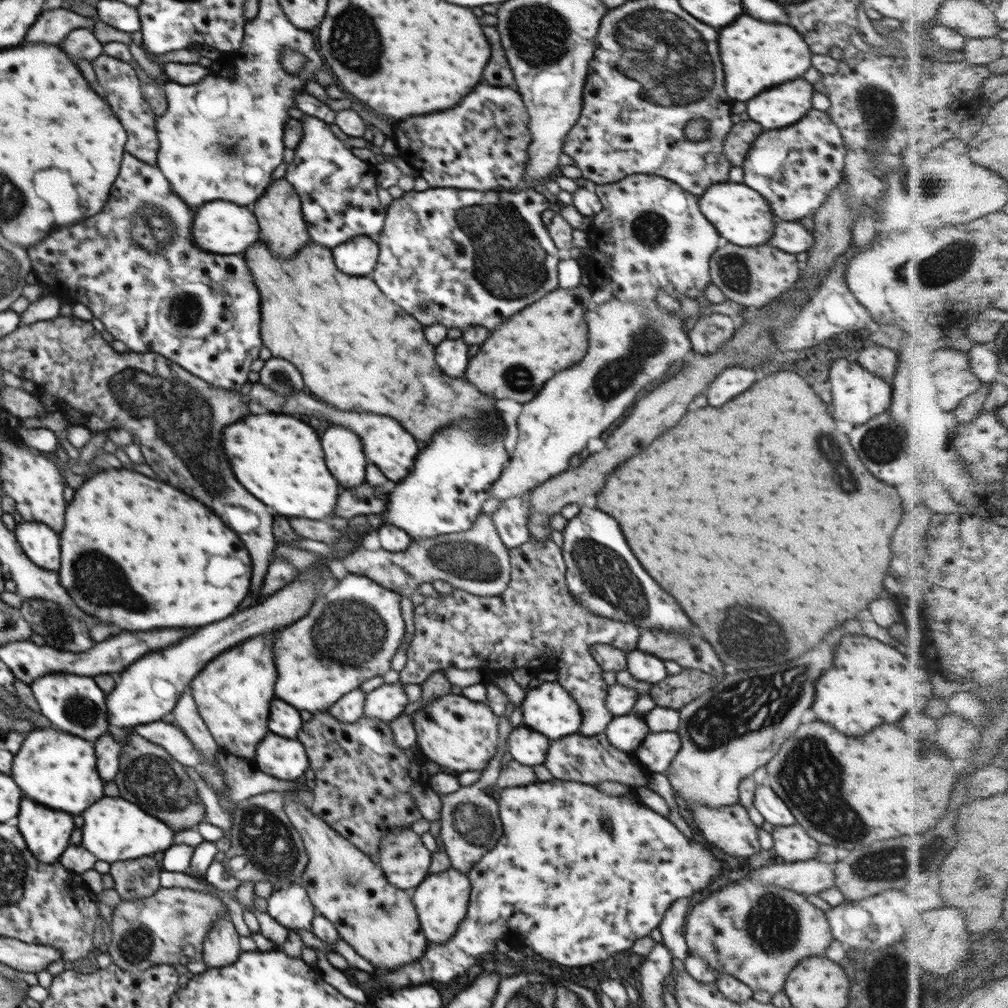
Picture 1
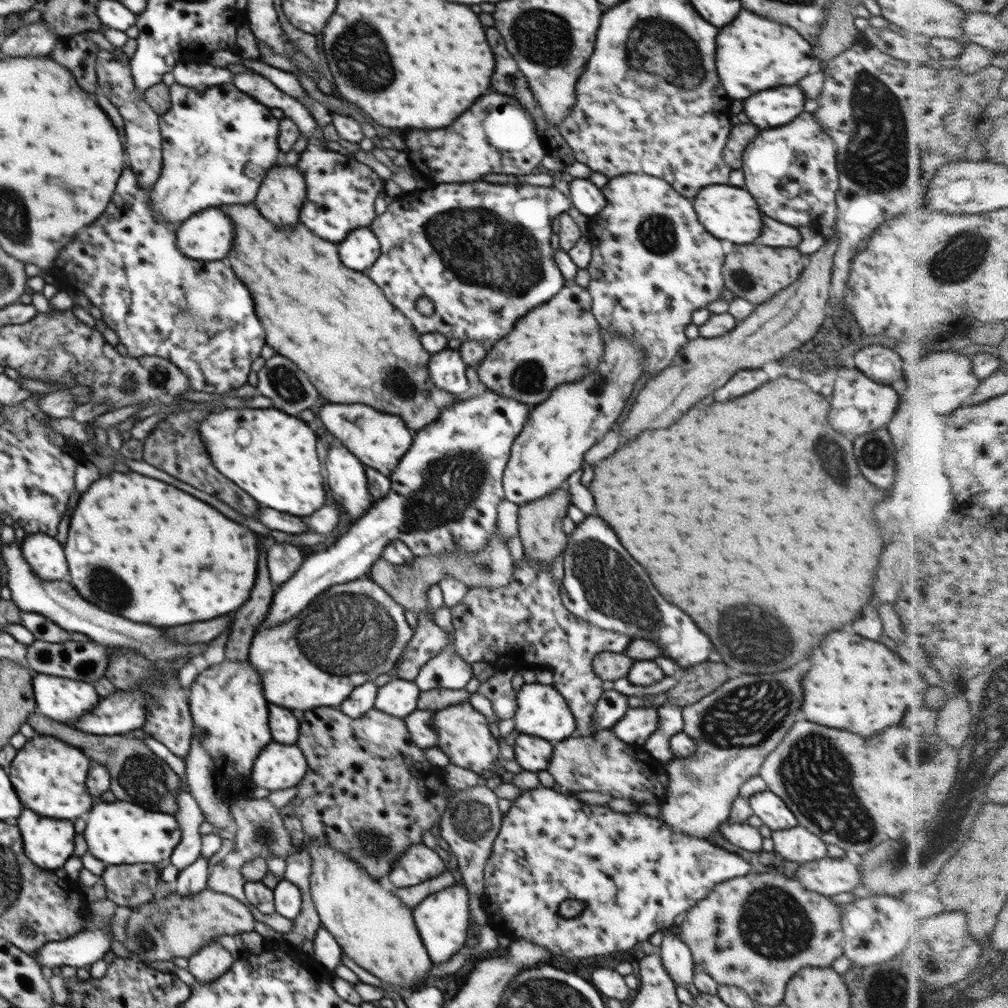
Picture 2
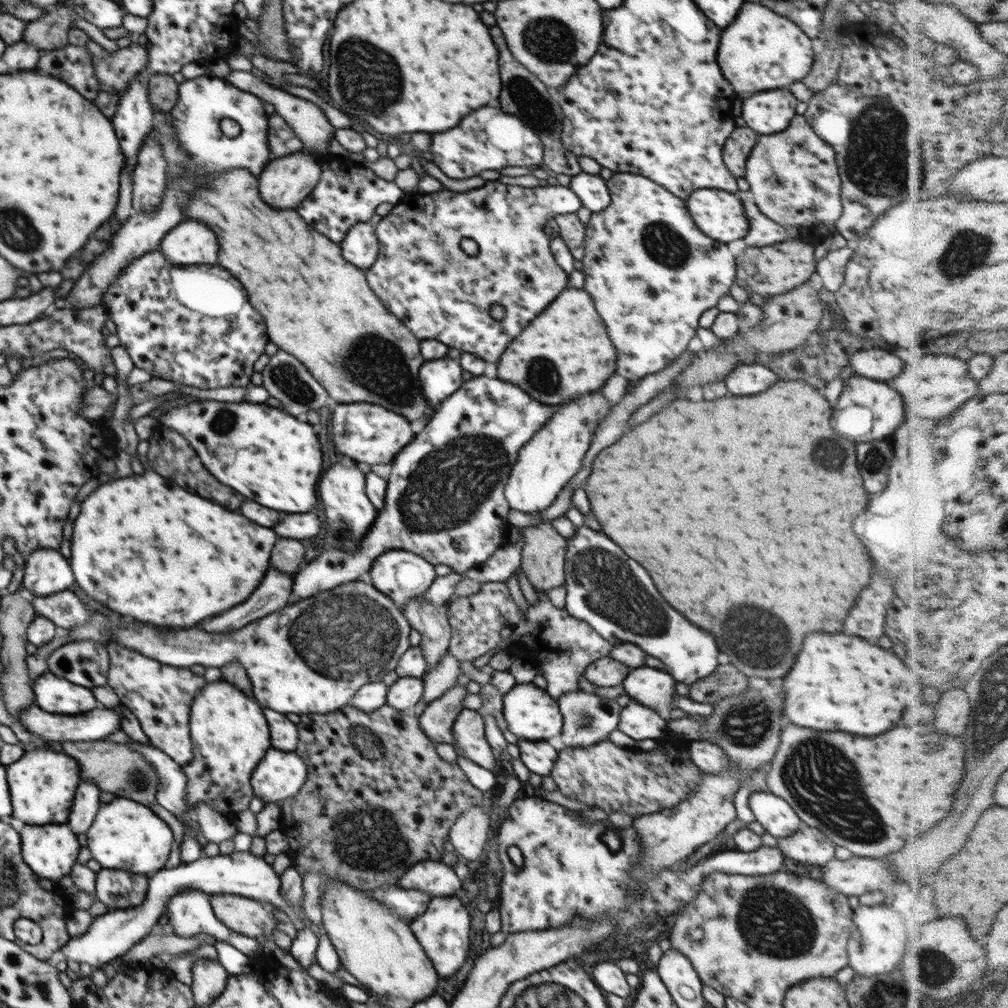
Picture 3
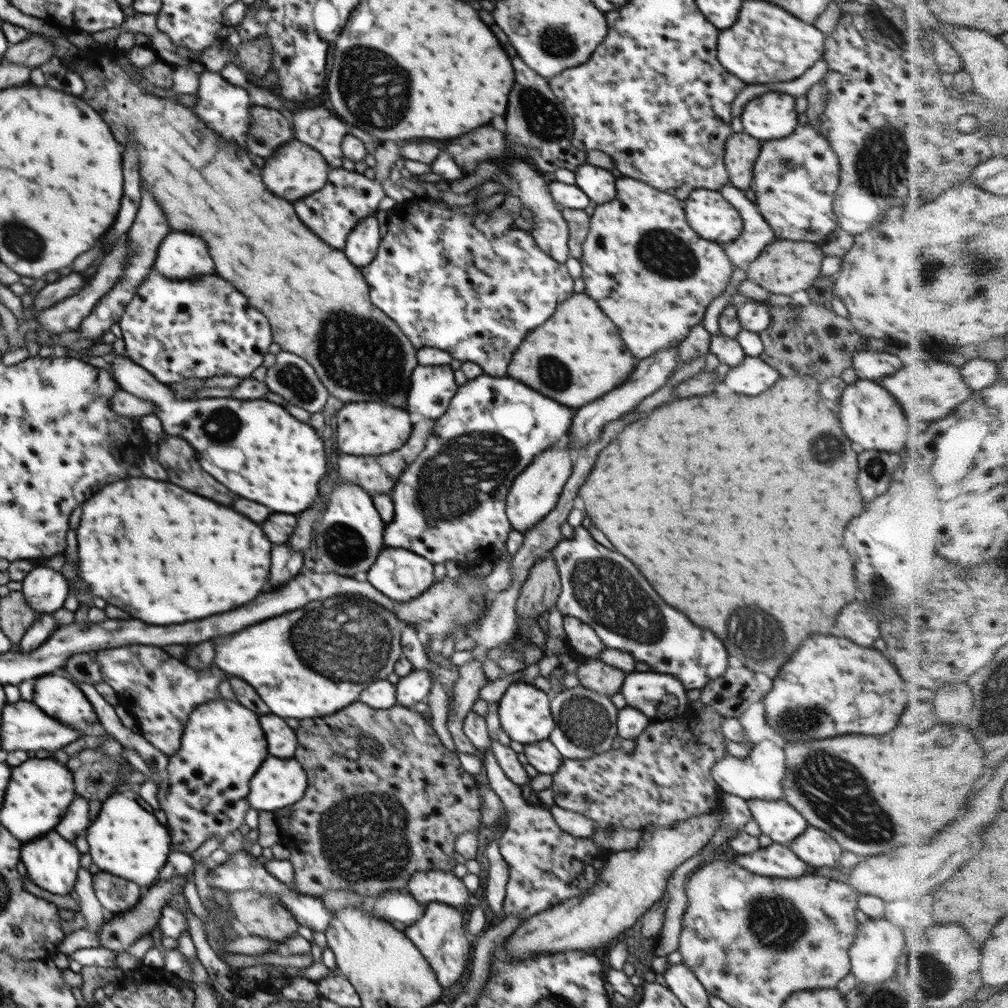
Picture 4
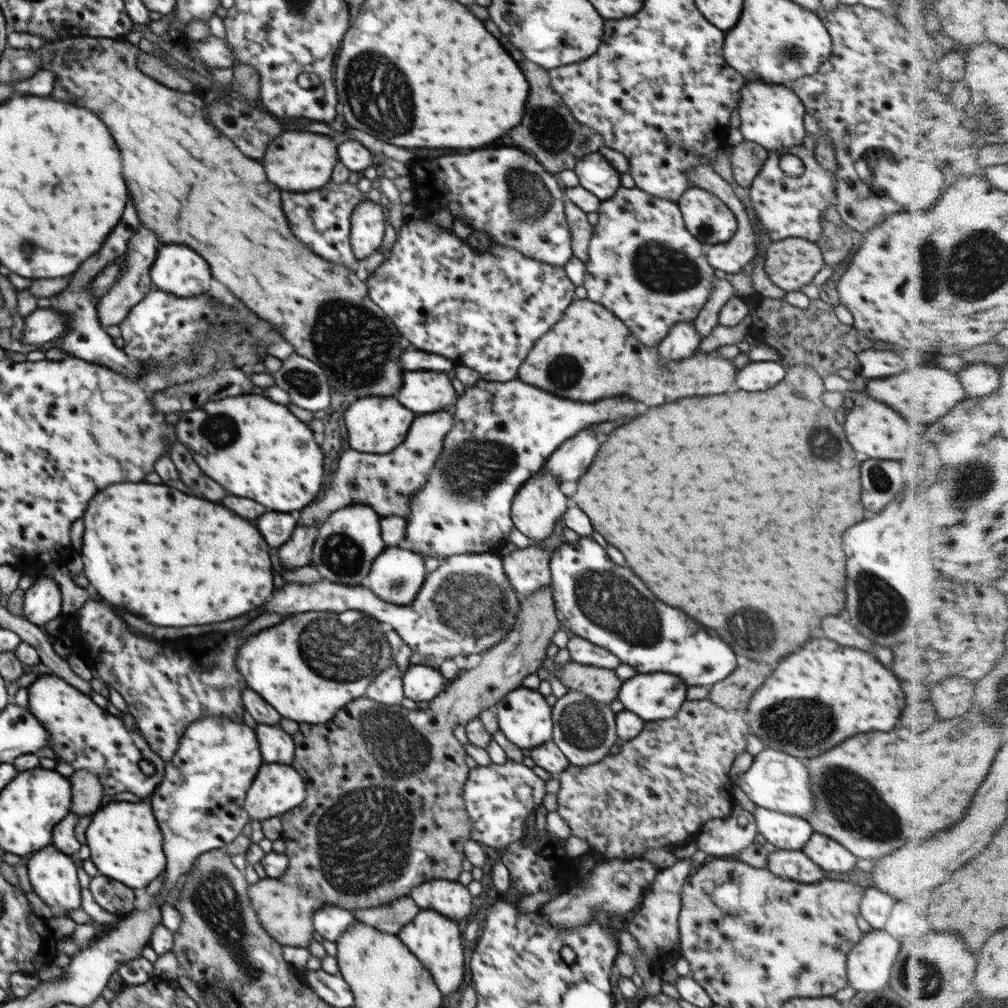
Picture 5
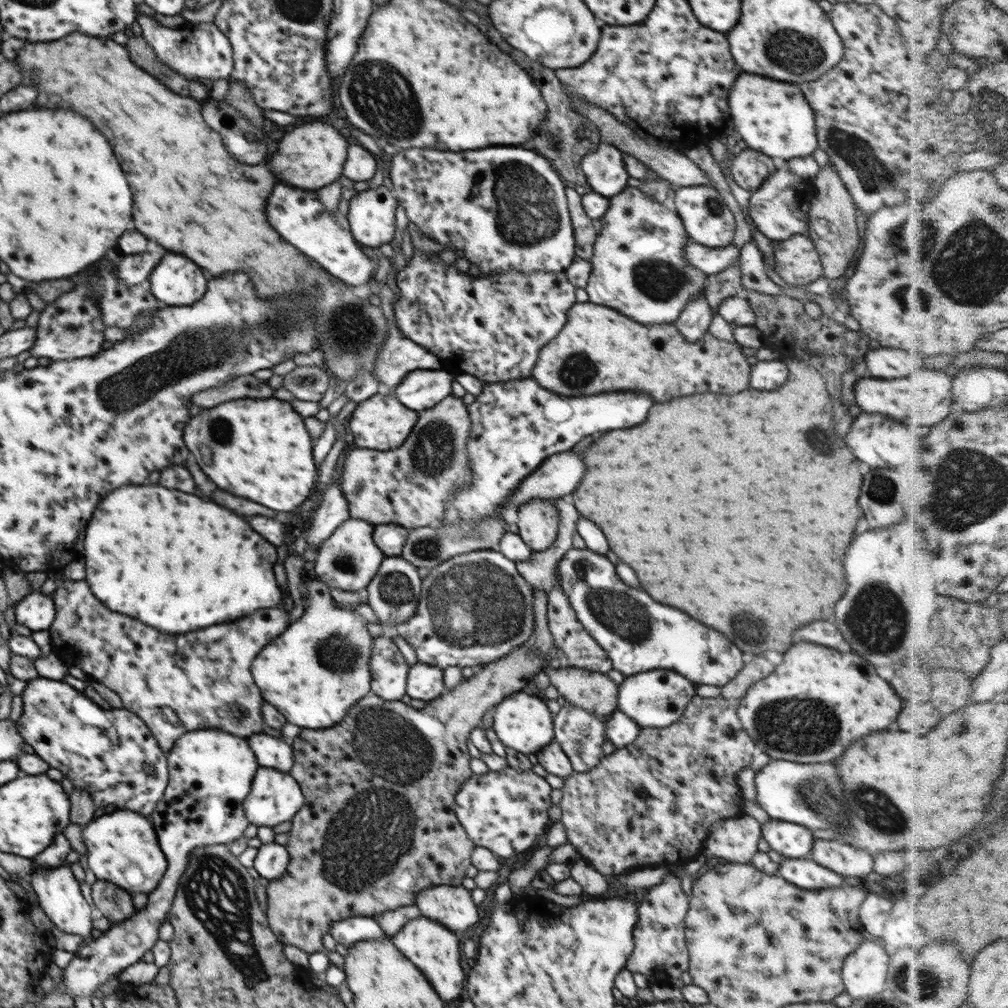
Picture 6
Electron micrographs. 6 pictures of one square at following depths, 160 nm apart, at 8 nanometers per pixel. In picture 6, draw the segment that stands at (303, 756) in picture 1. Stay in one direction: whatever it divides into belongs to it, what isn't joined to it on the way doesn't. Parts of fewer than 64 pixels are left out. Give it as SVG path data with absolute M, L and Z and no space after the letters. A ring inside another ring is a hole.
M260 767L254 775L250 794L244 799L243 809L250 824L274 827L291 821L304 801L300 785L289 772Z

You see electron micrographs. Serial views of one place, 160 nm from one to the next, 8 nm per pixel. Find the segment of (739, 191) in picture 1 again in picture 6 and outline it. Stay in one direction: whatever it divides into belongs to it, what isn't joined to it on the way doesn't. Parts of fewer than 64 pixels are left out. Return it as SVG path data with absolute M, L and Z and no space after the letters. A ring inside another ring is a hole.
M712 185L675 188L675 210L684 223L687 236L693 242L708 248L726 247L733 243L735 216L723 196Z

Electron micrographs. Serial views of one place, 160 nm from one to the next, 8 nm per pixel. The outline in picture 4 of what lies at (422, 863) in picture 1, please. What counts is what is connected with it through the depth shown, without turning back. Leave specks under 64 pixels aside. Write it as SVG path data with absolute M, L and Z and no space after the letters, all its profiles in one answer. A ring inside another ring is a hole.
M423 870L415 872L407 884L407 892L420 903L438 901L462 908L473 897L461 878L446 870Z

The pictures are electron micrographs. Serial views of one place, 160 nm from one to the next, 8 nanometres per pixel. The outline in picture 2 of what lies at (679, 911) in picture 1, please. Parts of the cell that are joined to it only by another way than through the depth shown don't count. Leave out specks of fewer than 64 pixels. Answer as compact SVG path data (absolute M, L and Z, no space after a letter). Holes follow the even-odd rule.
M668 932L664 934L658 952L664 968L675 982L676 987L686 987L693 982L696 966L688 946L678 936Z

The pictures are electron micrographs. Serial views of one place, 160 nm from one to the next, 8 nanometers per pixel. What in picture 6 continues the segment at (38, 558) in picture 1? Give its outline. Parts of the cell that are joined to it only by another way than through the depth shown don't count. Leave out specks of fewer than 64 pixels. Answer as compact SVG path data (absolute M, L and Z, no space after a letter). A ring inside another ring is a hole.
M33 591L15 605L15 619L32 632L49 630L54 622L56 607L51 595Z

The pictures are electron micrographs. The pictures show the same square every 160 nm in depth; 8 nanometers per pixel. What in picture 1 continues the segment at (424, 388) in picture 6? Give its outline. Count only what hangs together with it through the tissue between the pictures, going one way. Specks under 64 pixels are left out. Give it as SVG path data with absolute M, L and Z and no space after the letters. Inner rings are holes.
M461 338L443 340L436 346L436 364L450 378L462 378L468 368L468 347Z

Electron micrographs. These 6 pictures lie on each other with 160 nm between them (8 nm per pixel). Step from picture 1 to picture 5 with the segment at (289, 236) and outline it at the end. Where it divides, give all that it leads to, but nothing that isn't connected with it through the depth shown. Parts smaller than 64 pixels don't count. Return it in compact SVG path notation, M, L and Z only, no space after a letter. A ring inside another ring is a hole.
M284 130L268 145L262 166L266 168L268 180L278 188L301 193L318 190L328 184L338 161L338 146L331 136L303 130Z

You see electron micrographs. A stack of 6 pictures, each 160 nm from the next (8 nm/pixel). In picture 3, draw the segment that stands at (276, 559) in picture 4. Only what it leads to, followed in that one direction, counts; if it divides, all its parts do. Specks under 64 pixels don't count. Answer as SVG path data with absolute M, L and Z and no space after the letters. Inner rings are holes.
M270 568L262 584L252 592L246 602L228 610L228 614L212 618L202 628L206 632L232 632L285 607L291 596L293 576L286 574L286 571Z

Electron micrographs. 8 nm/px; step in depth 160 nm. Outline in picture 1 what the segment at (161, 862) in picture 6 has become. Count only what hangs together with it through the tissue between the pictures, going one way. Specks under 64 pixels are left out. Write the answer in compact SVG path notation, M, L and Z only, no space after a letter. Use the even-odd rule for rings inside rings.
M102 797L84 811L81 846L111 865L118 861L127 861L140 857L153 856L156 852L165 852L172 848L176 831L164 821L148 814L136 803L128 802L125 798Z

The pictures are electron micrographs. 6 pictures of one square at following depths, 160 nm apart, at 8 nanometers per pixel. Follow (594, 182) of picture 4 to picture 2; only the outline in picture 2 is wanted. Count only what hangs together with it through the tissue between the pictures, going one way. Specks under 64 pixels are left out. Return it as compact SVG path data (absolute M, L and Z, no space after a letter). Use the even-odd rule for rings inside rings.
M569 178L569 189L573 207L587 218L598 214L606 206L607 202L601 188L596 187L589 178Z

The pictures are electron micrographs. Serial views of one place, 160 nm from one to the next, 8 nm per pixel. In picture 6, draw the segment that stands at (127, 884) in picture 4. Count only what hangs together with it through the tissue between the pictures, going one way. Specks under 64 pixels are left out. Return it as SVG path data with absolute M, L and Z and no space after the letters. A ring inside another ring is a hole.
M97 880L91 885L91 895L96 914L111 924L127 920L137 911L132 903L133 894L113 882Z

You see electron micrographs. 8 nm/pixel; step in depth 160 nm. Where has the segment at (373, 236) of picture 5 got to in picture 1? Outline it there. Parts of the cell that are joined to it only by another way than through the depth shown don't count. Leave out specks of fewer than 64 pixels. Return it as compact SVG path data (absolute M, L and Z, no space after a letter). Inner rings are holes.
M355 237L332 250L338 270L350 276L370 276L379 257L375 238Z

